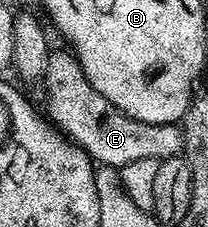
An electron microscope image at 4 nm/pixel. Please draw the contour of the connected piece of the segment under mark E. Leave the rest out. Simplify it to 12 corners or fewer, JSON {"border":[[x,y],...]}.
{"border":[[71,52],[49,53],[47,117],[93,163],[174,158],[179,125],[126,116]]}

